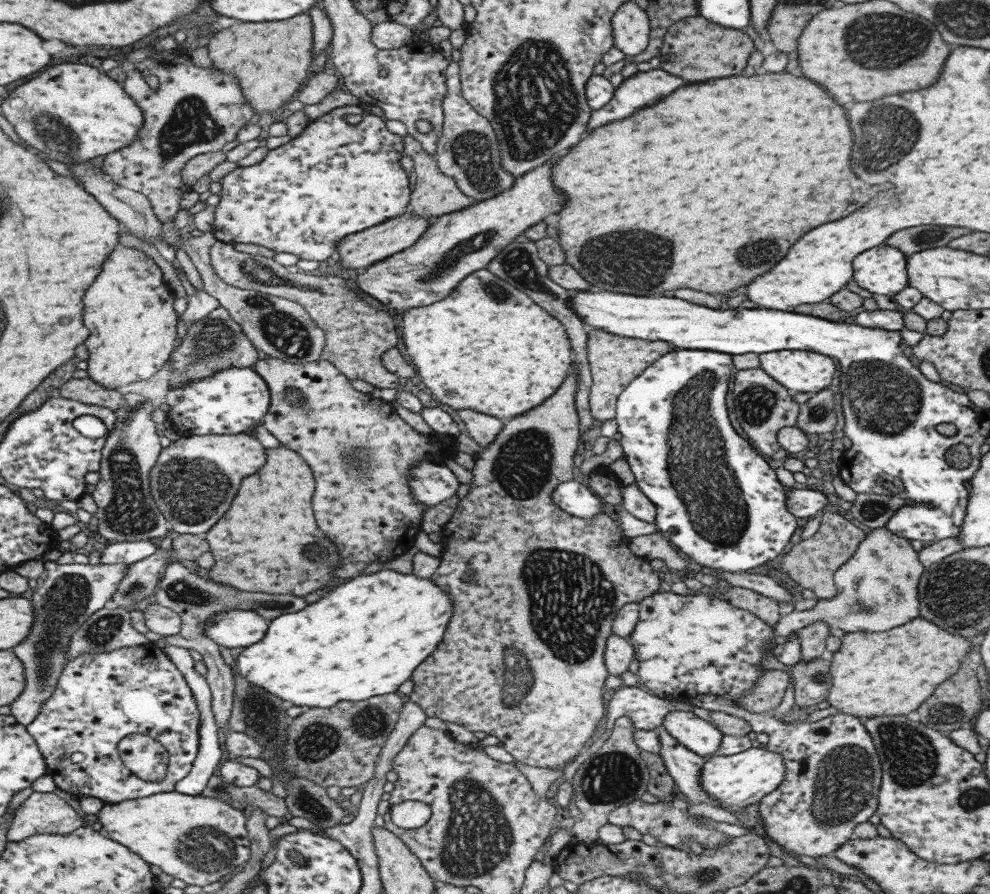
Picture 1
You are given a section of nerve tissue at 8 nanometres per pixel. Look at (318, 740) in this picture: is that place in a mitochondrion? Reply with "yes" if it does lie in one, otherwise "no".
yes

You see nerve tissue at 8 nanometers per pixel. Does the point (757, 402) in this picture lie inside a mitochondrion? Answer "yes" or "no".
yes

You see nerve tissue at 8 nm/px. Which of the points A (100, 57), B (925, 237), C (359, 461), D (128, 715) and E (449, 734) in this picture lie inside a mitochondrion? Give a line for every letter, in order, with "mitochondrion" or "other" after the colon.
A: other
B: mitochondrion
C: mitochondrion
D: other
E: other

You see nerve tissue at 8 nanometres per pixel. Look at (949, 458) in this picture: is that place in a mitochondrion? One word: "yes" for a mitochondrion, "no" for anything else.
yes

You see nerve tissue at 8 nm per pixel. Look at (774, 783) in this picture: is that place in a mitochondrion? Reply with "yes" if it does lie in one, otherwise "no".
no

